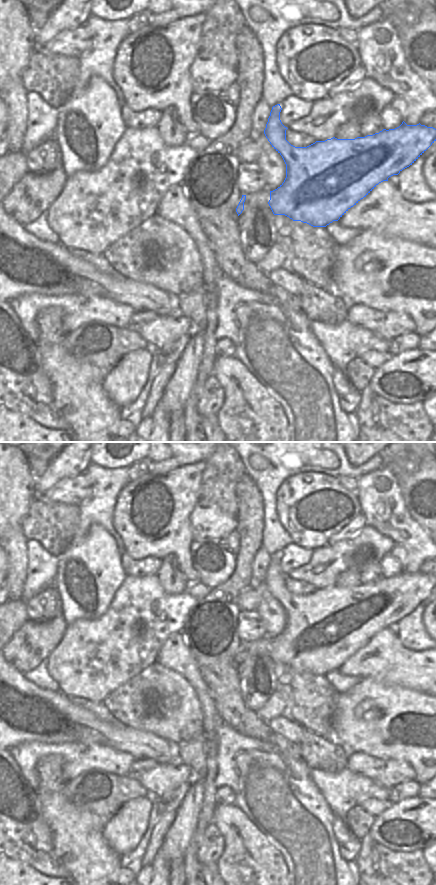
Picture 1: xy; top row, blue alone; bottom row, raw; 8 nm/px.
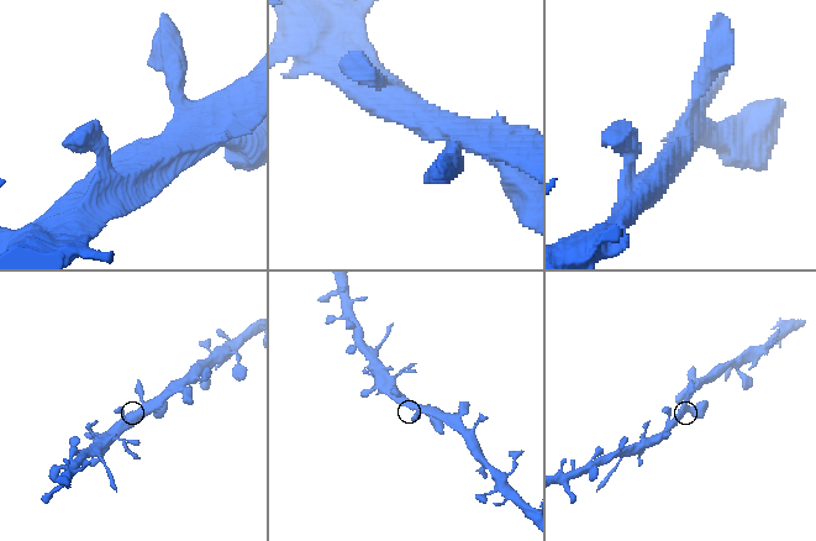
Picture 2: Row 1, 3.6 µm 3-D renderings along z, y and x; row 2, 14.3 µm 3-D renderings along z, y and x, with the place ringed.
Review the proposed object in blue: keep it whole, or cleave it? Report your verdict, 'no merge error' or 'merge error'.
no merge error

